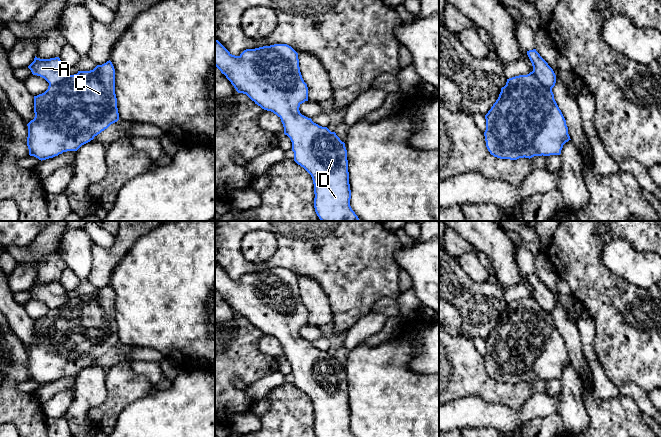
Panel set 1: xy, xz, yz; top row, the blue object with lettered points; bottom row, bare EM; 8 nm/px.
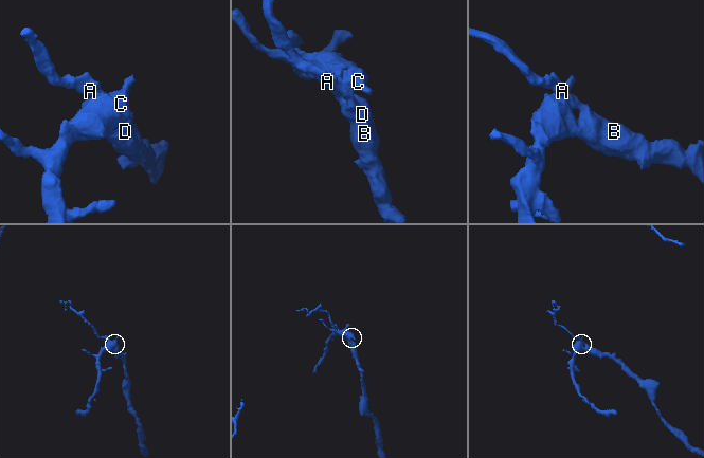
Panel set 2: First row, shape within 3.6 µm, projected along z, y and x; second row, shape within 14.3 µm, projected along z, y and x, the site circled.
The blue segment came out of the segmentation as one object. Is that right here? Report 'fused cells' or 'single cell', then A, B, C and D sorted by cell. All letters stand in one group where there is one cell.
single cell | A B C D

